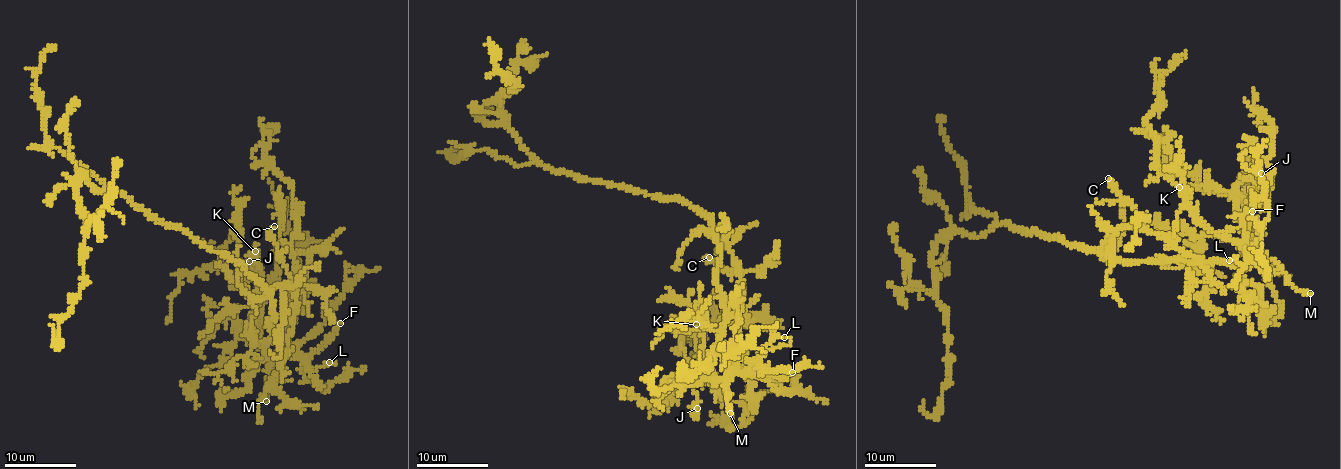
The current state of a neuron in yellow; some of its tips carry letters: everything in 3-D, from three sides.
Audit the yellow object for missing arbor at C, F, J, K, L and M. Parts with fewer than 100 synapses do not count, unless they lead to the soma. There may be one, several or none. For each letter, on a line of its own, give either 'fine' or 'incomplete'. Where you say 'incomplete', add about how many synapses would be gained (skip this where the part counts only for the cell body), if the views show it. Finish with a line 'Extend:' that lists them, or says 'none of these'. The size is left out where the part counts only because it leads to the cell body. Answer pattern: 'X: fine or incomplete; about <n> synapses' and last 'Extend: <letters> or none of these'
C: fine
F: fine
J: fine
K: fine
L: fine
M: incomplete
Extend: M

